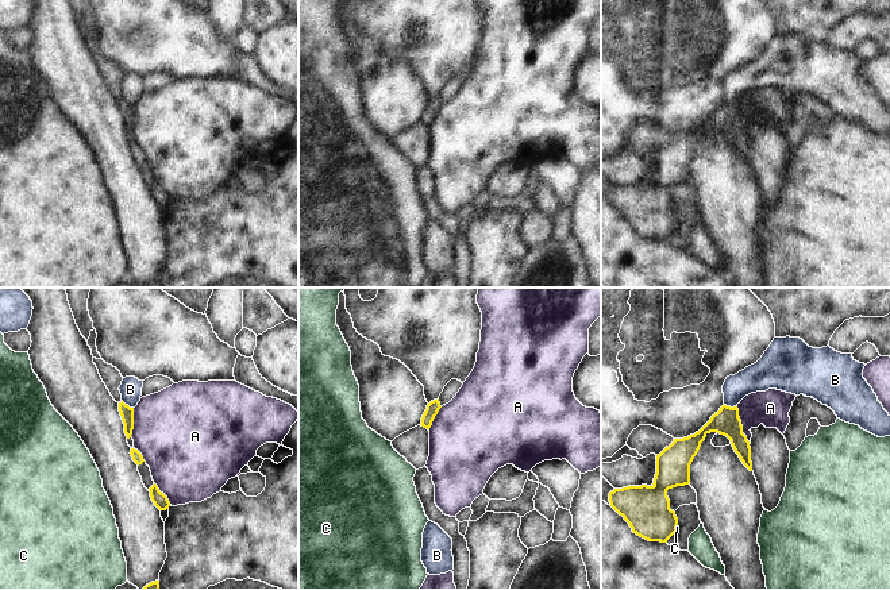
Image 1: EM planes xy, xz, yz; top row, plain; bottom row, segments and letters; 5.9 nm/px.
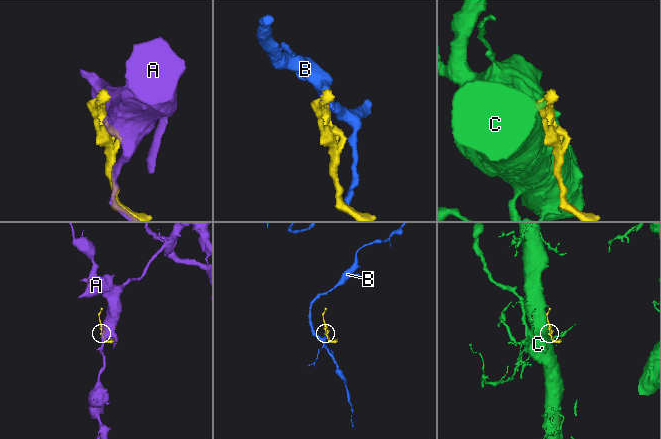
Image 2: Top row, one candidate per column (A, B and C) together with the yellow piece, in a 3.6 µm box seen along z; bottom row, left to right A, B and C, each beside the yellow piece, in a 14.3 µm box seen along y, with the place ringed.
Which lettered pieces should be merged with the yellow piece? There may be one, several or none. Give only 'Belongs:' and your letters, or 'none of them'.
Belongs: none of them

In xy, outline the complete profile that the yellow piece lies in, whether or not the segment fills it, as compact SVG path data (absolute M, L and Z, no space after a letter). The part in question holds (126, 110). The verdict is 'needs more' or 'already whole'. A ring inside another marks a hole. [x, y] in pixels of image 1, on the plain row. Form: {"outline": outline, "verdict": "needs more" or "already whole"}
{"outline": "M122 99L119 100L119 109L124 122L124 131L130 136L134 127L134 105L130 105Z", "verdict": "already whole"}

